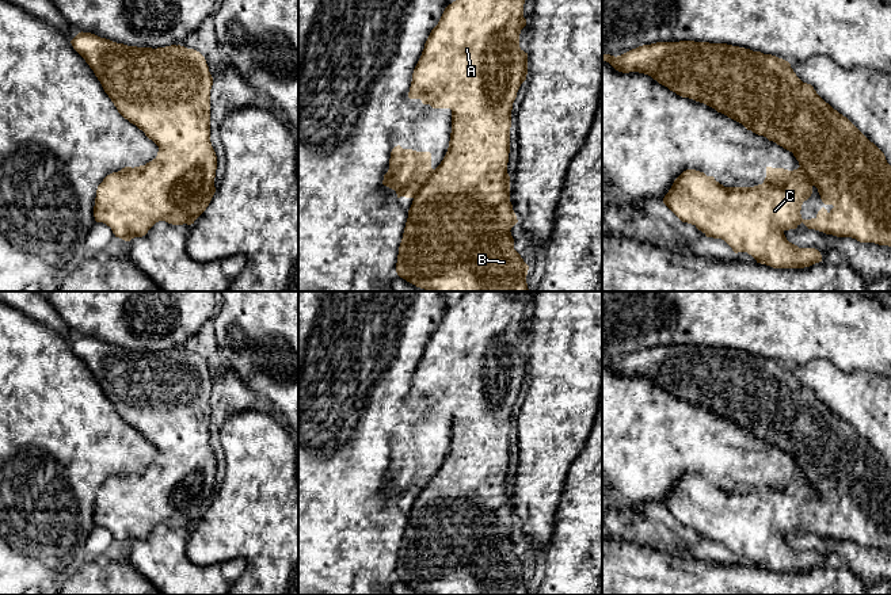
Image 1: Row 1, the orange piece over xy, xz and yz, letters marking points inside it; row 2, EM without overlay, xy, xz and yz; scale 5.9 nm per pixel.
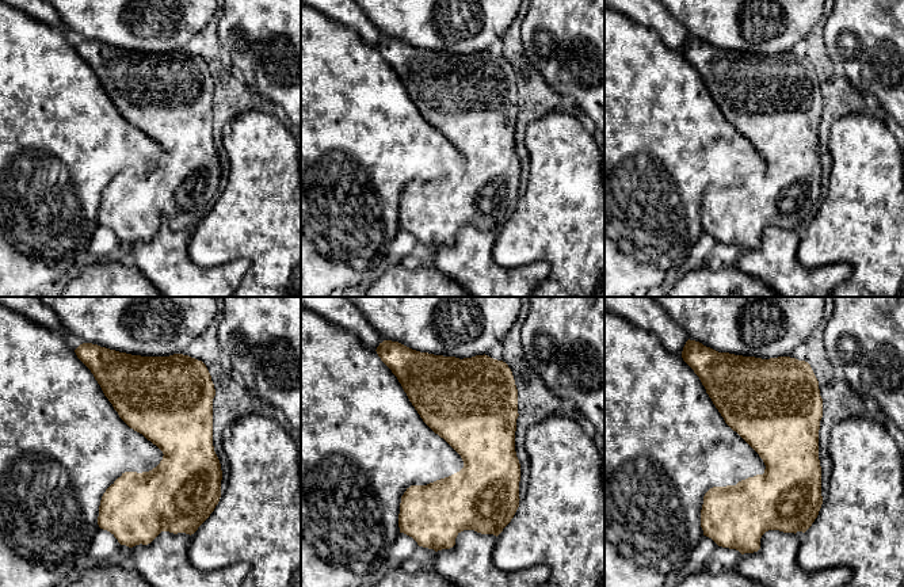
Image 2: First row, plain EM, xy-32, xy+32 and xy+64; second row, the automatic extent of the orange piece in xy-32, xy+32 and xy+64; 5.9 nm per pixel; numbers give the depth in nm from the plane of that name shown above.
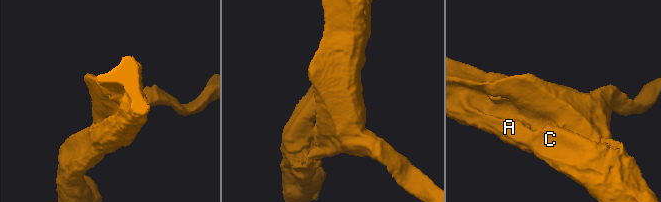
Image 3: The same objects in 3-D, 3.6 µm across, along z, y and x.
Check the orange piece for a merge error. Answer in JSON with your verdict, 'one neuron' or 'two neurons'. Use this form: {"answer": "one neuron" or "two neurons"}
{"answer": "one neuron"}

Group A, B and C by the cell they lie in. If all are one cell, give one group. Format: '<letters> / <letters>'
A B C

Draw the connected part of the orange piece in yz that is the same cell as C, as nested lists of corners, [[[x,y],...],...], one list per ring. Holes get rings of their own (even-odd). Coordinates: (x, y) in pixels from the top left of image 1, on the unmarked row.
[[[694,344],[643,348],[617,361],[602,358],[602,363],[618,375],[648,378],[677,398],[715,412],[742,427],[747,434],[792,455],[799,465],[800,470],[793,474],[766,470],[764,487],[754,491],[724,491],[713,480],[707,480],[704,476],[684,474],[663,501],[663,507],[682,526],[694,529],[707,541],[724,543],[735,557],[747,556],[757,567],[773,572],[804,572],[822,565],[818,553],[799,552],[787,543],[784,535],[796,533],[801,526],[808,533],[826,538],[891,550],[891,469],[884,457],[846,420],[826,407],[811,388],[803,386],[796,379],[788,365],[727,347]],[[814,489],[818,492],[822,506],[834,511],[830,515],[822,511],[815,522],[803,523],[801,508],[811,500]]]

